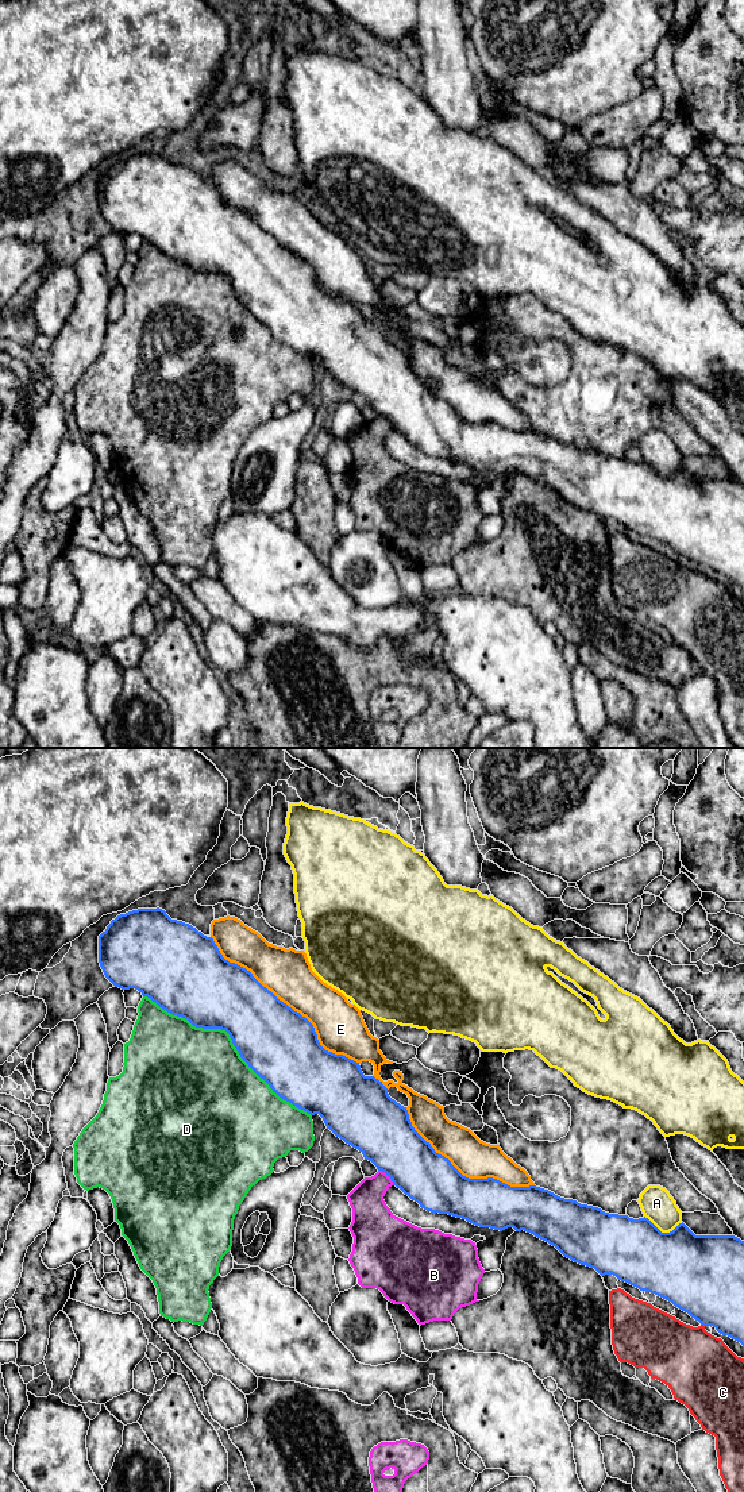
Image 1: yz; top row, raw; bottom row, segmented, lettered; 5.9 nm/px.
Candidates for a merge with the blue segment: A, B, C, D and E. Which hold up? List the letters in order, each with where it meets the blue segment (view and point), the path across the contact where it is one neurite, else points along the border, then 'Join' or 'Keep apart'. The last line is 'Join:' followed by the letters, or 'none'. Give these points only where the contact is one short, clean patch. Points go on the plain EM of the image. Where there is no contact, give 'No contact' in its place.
A: Touches blue at yz (663, 477). Keep apart
B: Touches blue at yz (388, 419). Keep apart
C: Touches blue at yz (702, 569). Boundary: yz (701, 567), (704, 570). Keep apart
D: Touches blue at yz (231, 282). Keep apart
E: Touches blue at yz (285, 247). Join
Join: E

